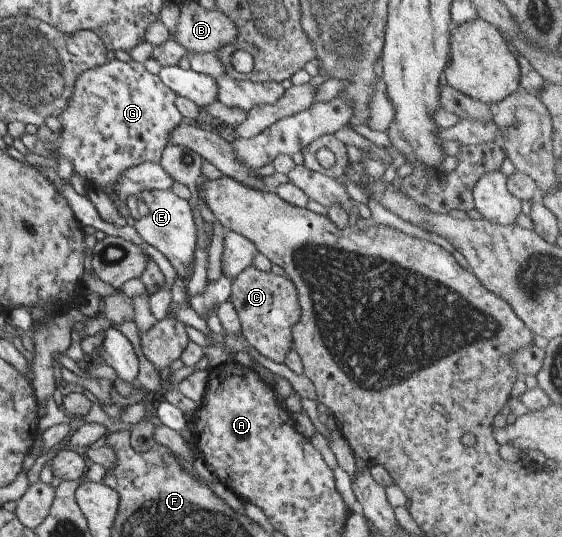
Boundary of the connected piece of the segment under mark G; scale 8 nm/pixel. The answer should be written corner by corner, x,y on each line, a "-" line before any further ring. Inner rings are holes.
110,60
77,76
73,94
58,119
52,115
44,118
44,124
51,131
49,143
40,141
36,134
24,133
20,140
30,153
46,158
56,159
48,154
55,147
58,157
63,156
73,164
72,173
84,177
88,187
99,185
126,219
133,210
128,200
122,206
115,203
113,183
129,167
142,162
159,163
170,130
182,121
175,97
143,64
134,60

